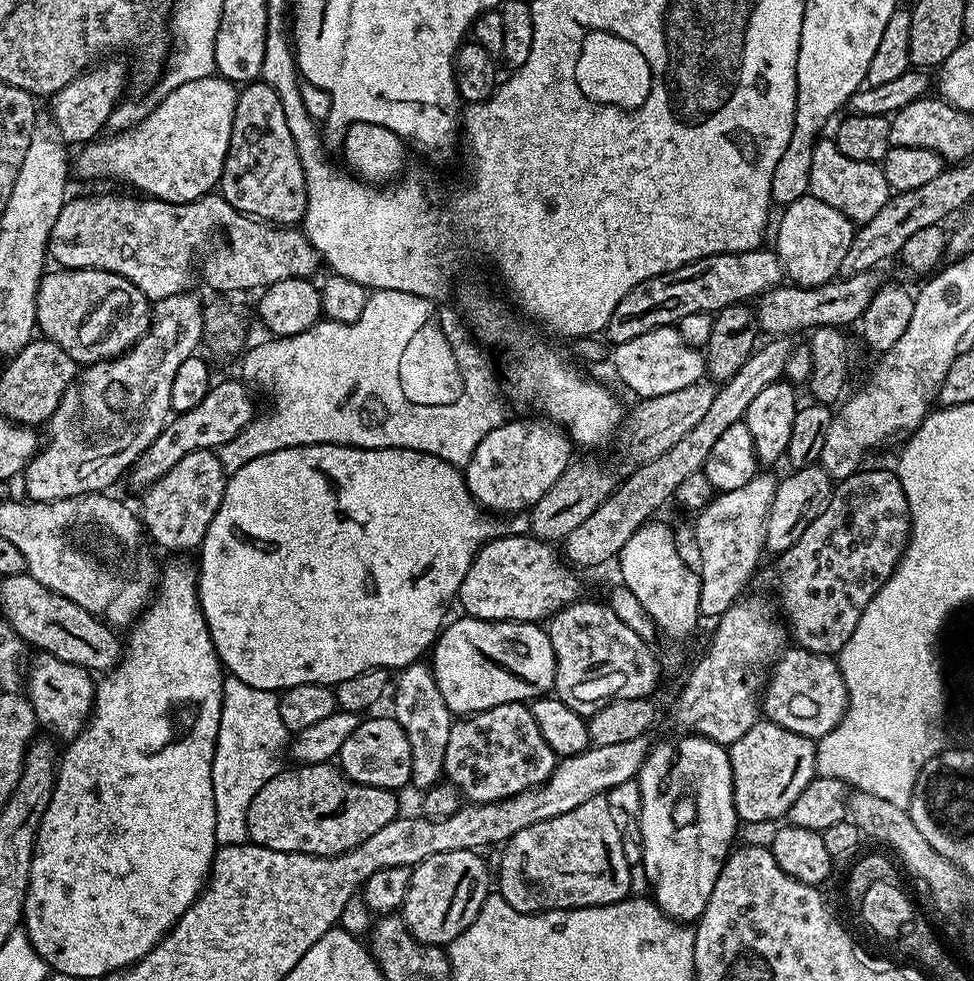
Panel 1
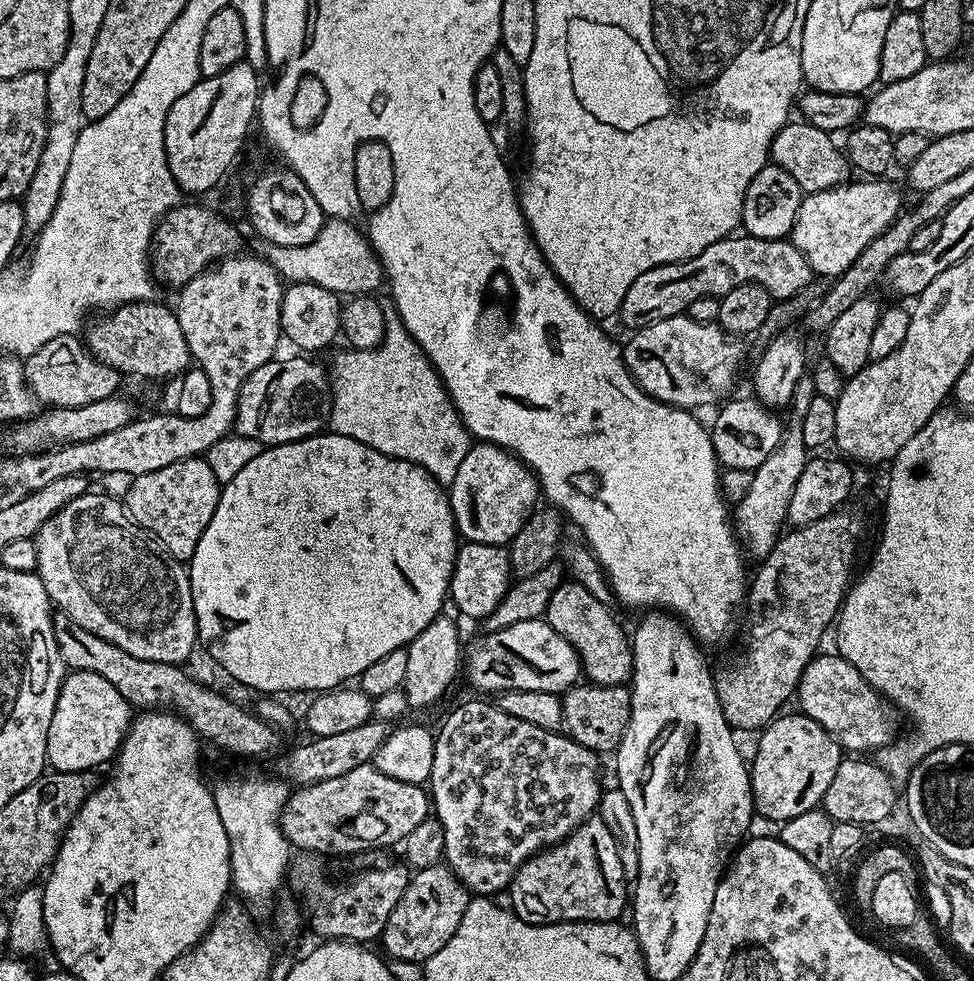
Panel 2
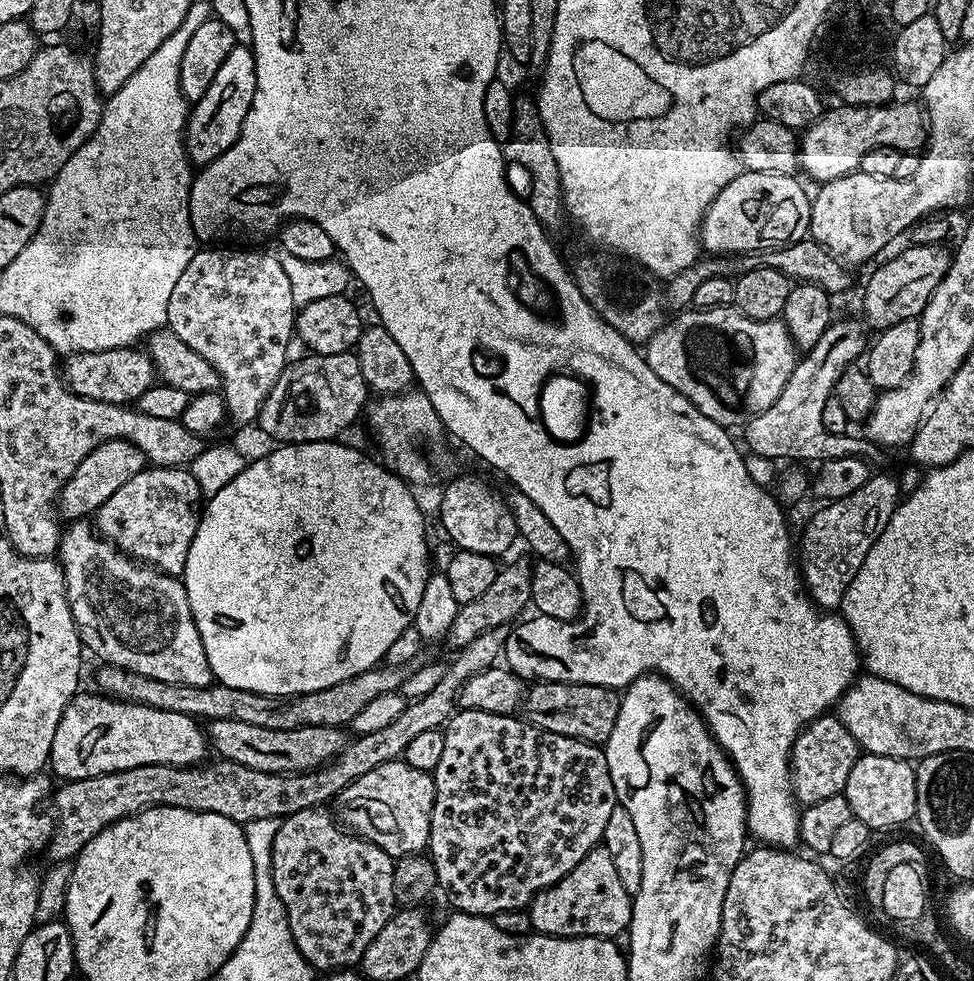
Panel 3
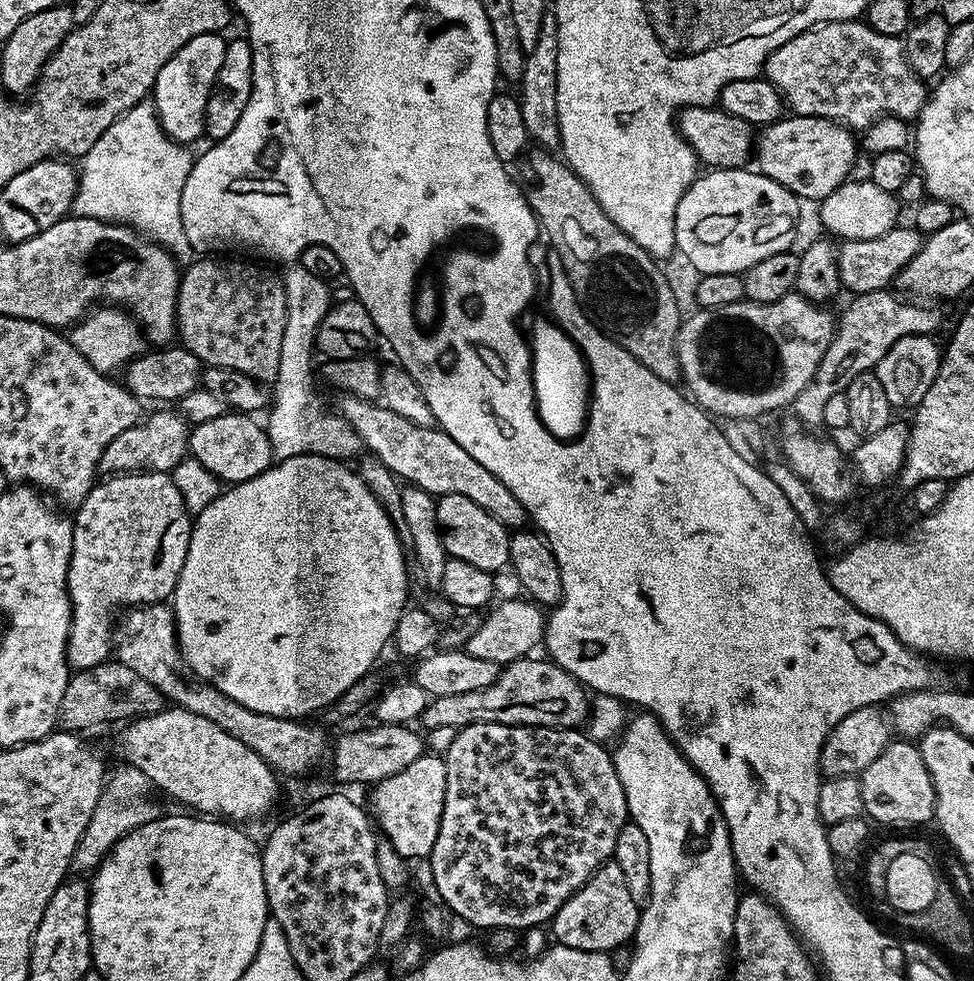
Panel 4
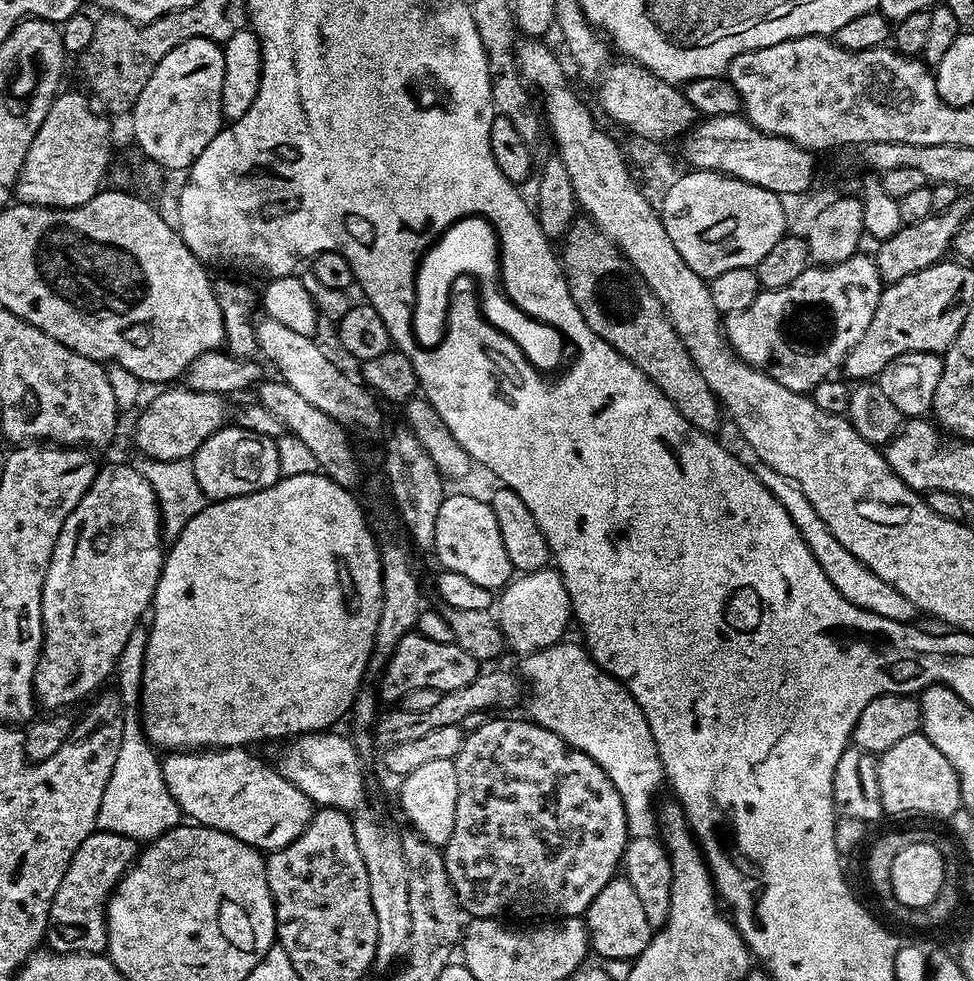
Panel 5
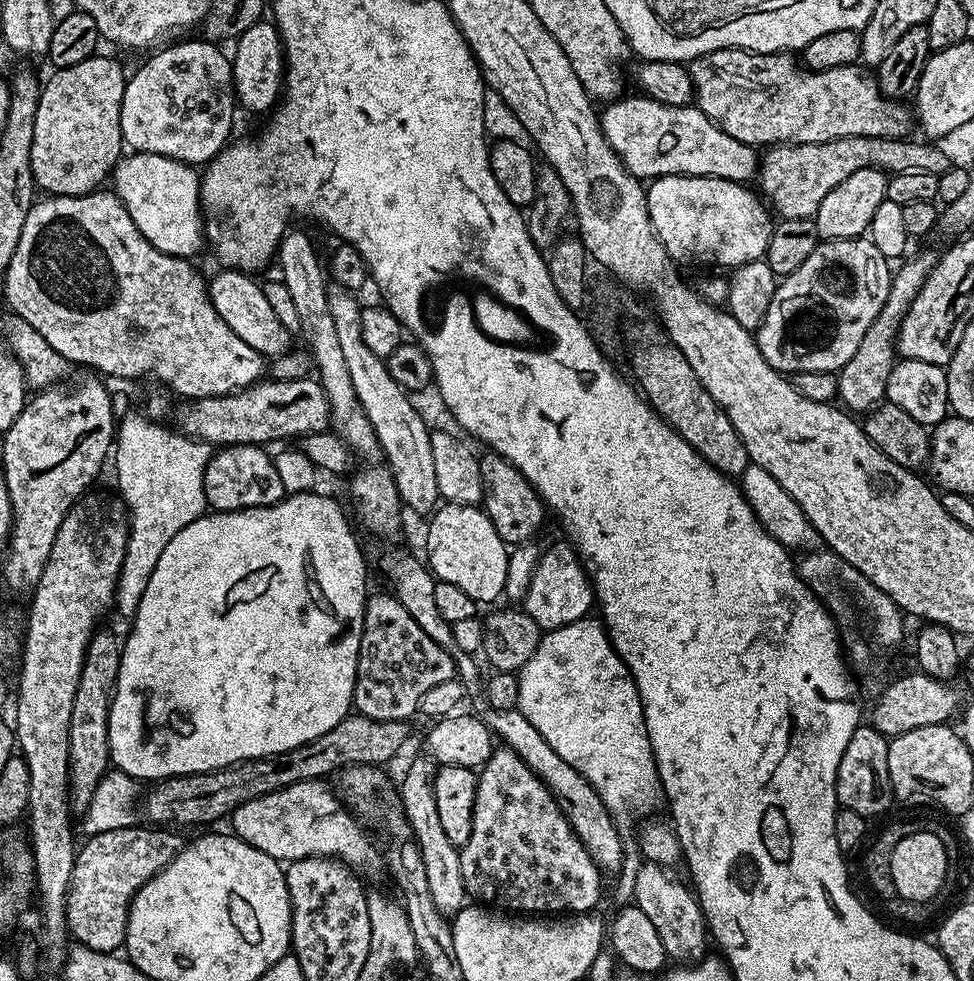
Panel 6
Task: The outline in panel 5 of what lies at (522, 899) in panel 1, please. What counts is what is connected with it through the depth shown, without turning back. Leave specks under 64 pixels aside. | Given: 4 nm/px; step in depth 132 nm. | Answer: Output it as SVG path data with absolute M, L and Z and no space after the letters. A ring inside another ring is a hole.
M622 874L613 876L602 890L598 890L598 898L590 902L586 913L588 926L588 943L593 953L597 952L604 960L625 960L631 962L646 950L652 940L653 927L646 922L646 913L642 911L642 901L634 886Z

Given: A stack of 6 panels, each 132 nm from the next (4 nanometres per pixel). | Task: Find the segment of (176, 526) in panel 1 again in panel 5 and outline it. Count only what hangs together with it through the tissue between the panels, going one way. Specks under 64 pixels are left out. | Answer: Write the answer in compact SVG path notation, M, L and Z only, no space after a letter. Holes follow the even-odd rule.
M128 464L101 467L78 506L74 506L70 518L66 518L62 534L58 534L42 586L44 641L32 683L41 709L67 709L67 704L76 703L82 696L91 697L97 691L95 688L115 673L126 638L130 638L138 626L140 615L143 612L145 615L152 607L166 555L165 545L160 545L160 540L160 507L156 505L150 482L146 482L139 467L131 468Z

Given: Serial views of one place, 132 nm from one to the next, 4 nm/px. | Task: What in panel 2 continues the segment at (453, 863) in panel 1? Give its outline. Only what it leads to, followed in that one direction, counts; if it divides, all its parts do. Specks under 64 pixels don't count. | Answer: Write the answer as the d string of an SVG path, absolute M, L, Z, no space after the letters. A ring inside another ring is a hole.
M443 863L419 869L409 879L406 894L398 898L398 906L394 906L394 914L390 914L390 922L386 922L382 945L394 959L419 965L450 942L454 930L458 930L458 922L462 922L462 914L466 914L469 899L467 886Z

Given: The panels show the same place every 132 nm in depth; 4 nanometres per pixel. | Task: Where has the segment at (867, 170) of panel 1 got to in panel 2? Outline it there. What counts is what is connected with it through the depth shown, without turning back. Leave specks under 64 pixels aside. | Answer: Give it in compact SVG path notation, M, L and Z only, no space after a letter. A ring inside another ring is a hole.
M803 122L786 123L772 140L771 163L786 170L786 174L790 174L794 182L798 182L801 193L804 194L847 185L850 180L848 158L844 155L841 145L832 140L835 139L829 133L818 130L818 126L810 126Z

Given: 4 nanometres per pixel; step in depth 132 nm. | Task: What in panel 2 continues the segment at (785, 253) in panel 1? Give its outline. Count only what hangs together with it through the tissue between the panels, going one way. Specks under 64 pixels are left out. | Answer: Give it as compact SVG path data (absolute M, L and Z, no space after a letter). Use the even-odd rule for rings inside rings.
M876 178L861 181L807 193L801 199L790 239L796 248L802 250L813 273L819 277L835 278L844 273L862 250L901 213L900 194L892 185Z

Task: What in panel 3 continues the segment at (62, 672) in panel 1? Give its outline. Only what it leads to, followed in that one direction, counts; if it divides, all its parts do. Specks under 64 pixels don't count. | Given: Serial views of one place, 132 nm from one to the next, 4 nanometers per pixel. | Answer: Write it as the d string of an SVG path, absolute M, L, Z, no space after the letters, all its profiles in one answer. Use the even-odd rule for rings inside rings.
M83 692L73 696L66 710L62 710L58 730L54 730L50 768L61 776L61 781L130 770L134 766L165 764L190 768L209 755L210 741L205 729L196 725L197 717Z

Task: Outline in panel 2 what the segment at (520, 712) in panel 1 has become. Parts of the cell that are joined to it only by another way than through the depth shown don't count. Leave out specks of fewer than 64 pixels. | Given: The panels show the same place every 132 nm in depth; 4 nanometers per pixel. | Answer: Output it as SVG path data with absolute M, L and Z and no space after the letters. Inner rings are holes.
M468 700L460 704L444 720L440 732L435 733L436 745L434 746L434 766L430 781L430 804L434 809L435 819L439 820L444 835L444 860L447 867L467 886L469 893L476 896L495 897L495 892L500 892L511 885L514 874L526 861L537 852L545 848L553 848L578 827L593 819L594 813L599 809L602 787L600 788L600 768L596 764L588 764L590 753L586 746L574 742L572 737L560 732L542 730L542 726L533 726L530 722L522 722L522 718L514 718L497 708L495 703L484 700Z

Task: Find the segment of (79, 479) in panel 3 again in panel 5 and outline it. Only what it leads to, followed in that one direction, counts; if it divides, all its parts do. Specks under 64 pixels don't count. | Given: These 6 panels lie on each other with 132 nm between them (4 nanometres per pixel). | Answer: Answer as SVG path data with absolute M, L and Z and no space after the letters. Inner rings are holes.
M168 386L157 391L160 393L139 409L136 448L141 452L141 457L149 460L188 460L198 450L198 446L210 438L210 434L225 427L225 397L199 392L187 386L176 387L180 386Z

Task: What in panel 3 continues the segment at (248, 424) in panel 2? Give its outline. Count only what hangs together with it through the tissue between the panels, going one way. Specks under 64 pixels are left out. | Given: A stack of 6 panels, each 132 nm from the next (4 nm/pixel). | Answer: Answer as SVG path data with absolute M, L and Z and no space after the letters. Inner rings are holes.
M355 351L329 356L304 354L301 360L295 360L285 366L270 394L266 394L258 428L276 440L272 442L280 444L309 444L337 439L355 425L352 423L359 416L361 419L369 403L370 389L362 378L362 366L358 366Z

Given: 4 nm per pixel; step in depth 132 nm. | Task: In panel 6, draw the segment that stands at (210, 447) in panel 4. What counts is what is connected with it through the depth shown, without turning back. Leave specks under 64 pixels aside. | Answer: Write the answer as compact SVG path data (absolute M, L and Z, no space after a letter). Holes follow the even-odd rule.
M234 444L221 447L213 455L204 479L204 493L211 511L237 512L243 508L271 506L284 499L286 493L278 470L274 470L274 459L264 452L267 451L255 444Z

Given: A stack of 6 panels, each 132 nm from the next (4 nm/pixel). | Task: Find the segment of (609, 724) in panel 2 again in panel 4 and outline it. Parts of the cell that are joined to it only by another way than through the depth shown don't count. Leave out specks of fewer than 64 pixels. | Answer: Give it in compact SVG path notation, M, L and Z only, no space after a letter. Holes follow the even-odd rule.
M523 658L500 669L498 678L482 690L467 694L446 694L429 699L419 723L425 729L454 726L462 729L471 724L525 724L528 728L579 729L590 715L590 696L583 684L551 659Z

